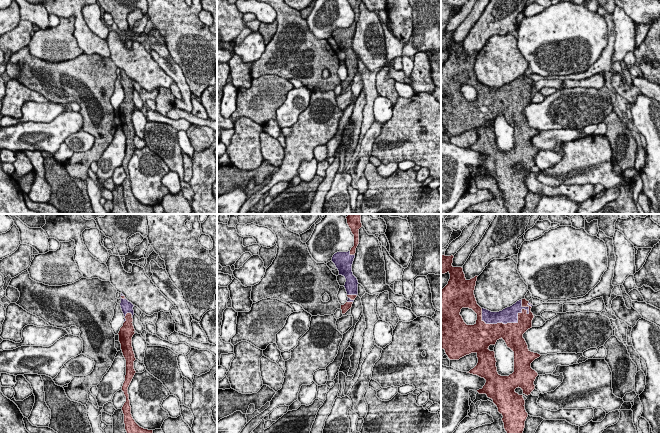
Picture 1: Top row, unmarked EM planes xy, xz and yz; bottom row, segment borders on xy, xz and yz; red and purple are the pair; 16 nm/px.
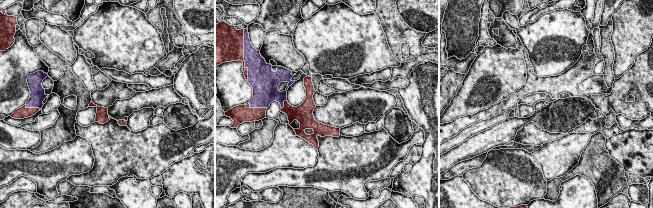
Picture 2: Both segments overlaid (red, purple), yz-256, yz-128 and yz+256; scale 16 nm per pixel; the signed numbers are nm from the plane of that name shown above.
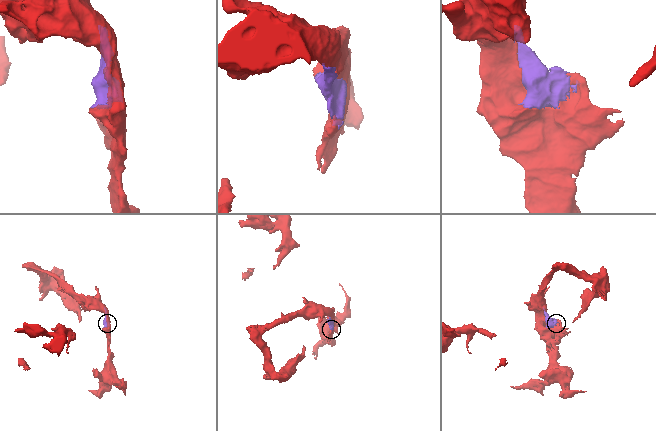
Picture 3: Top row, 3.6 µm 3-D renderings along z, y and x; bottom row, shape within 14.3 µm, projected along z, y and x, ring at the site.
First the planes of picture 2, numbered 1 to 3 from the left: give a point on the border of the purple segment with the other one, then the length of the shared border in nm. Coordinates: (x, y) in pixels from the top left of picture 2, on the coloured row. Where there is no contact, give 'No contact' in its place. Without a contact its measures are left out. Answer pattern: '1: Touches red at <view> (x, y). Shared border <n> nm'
1: Touches red at yz-256 (32, 108). Shared border 260 nm
2: Touches red at yz-128 (243, 55). Shared border 850 nm
3: No contact

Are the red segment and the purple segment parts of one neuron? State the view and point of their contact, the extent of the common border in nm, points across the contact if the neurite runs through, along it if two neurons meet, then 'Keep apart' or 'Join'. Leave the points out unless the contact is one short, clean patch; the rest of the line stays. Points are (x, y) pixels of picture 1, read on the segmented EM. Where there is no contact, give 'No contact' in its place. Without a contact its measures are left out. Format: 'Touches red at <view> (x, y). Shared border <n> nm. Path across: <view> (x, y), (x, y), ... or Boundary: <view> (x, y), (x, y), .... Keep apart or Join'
Touches red at yz (504, 324). Shared border 850 nm. Join

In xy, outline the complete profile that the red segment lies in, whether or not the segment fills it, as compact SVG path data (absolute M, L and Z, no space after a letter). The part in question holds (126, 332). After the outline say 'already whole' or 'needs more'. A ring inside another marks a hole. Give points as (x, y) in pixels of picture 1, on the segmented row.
M122 293L120 299L120 306L125 318L123 326L120 328L120 331L118 333L121 350L126 360L126 375L125 381L122 386L122 391L124 392L124 395L126 397L126 402L122 407L122 411L124 414L125 430L127 433L153 433L153 430L148 430L140 427L135 422L131 414L128 387L136 373L134 369L134 361L136 360L136 358L132 347L132 337L135 334L135 329L132 323L134 315L134 305L129 302Z | needs more

